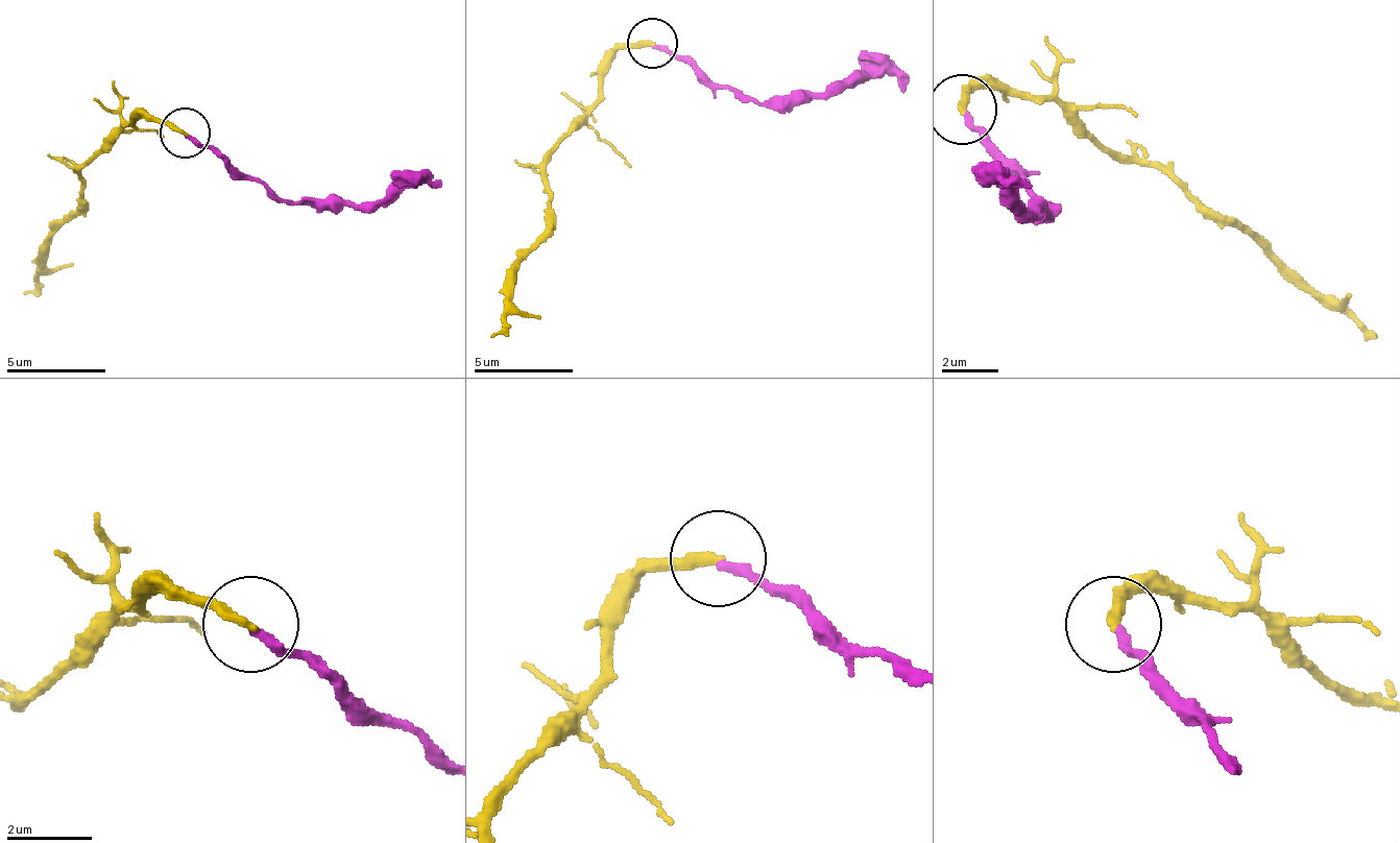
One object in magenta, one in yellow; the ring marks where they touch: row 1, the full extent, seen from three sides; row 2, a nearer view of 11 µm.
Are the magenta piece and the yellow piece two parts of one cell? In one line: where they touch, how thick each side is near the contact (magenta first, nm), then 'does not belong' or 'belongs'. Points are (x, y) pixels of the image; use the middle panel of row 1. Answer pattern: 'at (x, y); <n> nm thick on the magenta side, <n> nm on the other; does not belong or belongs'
at (652, 43); 220 nm thick on the magenta side, 240 nm on the other; does not belong

